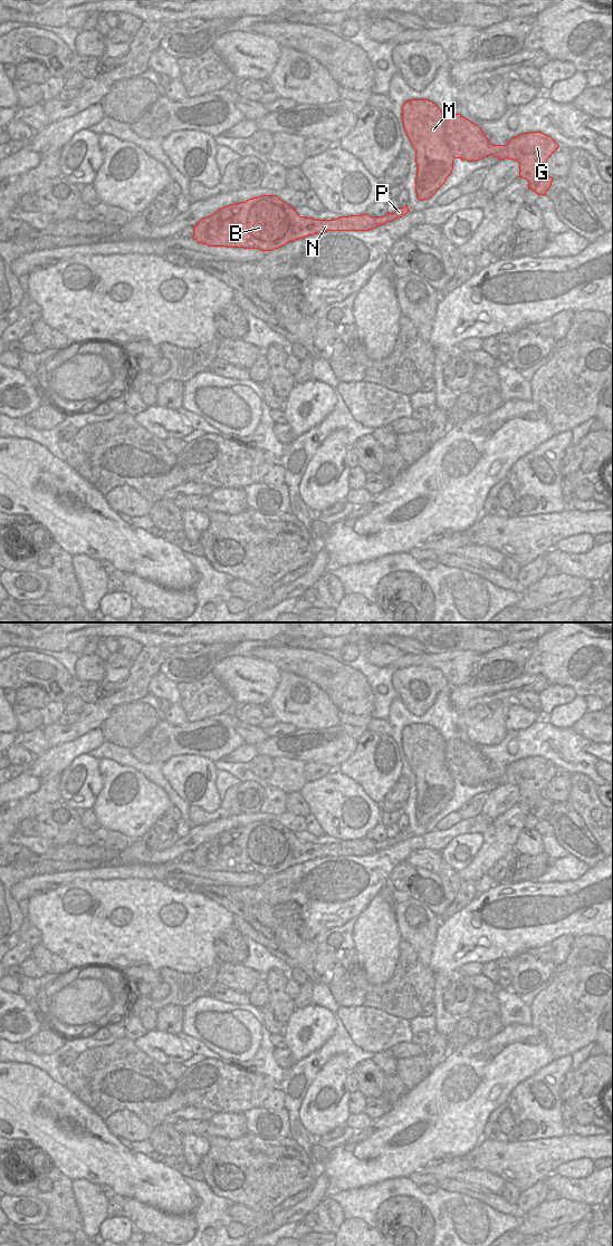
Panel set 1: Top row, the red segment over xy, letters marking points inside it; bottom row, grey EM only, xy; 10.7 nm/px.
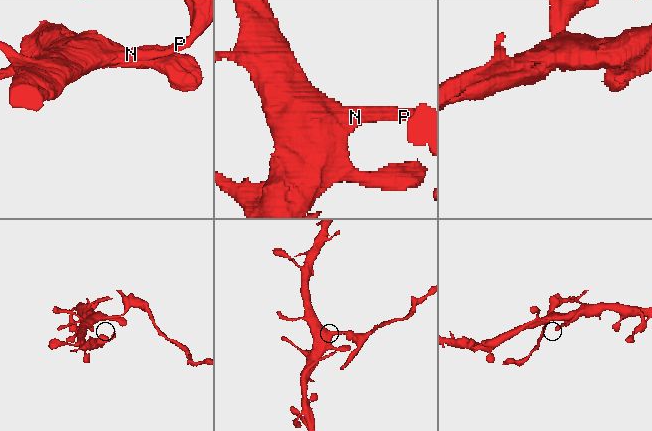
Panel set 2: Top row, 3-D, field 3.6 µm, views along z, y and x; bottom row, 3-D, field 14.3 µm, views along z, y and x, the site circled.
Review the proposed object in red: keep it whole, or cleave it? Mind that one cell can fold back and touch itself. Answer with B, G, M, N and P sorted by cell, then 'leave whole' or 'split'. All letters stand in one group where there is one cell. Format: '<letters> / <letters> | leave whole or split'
B M N P / G | split

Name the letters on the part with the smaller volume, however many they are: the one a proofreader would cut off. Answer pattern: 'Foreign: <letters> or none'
Foreign: G

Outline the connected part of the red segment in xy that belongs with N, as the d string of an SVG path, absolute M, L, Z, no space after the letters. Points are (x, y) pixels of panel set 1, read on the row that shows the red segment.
M261 195L245 202L230 204L203 218L193 226L192 239L198 243L209 247L272 251L289 242L327 231L370 231L402 218L408 212L410 210L406 204L404 207L399 207L395 212L386 213L383 216L371 216L363 213L361 215L339 216L335 220L315 220L313 218L300 216L295 207L291 207L277 195Z

